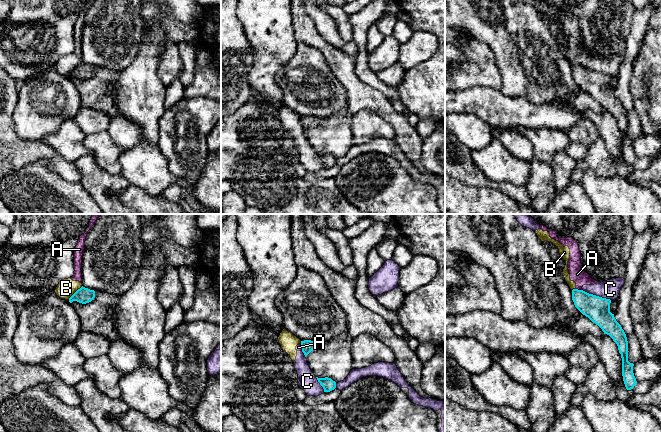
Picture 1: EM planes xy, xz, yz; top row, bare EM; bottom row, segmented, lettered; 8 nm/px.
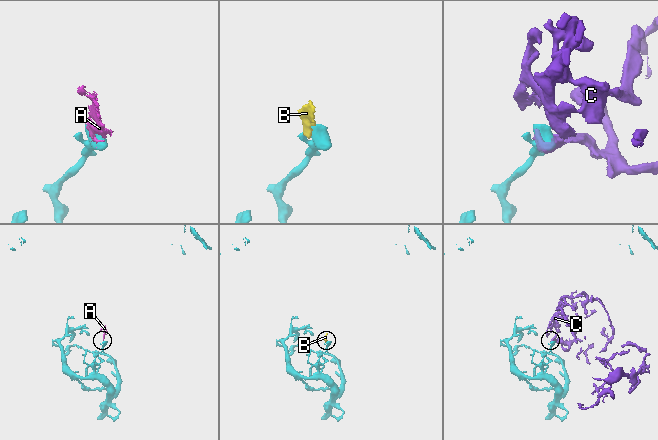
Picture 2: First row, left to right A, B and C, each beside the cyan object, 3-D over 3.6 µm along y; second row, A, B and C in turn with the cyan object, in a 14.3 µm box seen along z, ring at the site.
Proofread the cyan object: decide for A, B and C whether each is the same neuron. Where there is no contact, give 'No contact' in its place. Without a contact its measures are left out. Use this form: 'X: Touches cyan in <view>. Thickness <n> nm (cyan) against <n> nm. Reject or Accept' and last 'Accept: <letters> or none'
A: Touches cyan in yz. Thickness 200 nm (cyan) against 120 nm. Reject
B: Touches cyan in xy. Thickness 130 nm (cyan) against 150 nm. Reject
C: Touches cyan in yz. Thickness 200 nm (cyan) against 160 nm. Reject
Accept: none

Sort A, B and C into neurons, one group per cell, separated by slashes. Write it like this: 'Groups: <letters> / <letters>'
Groups: A B C

